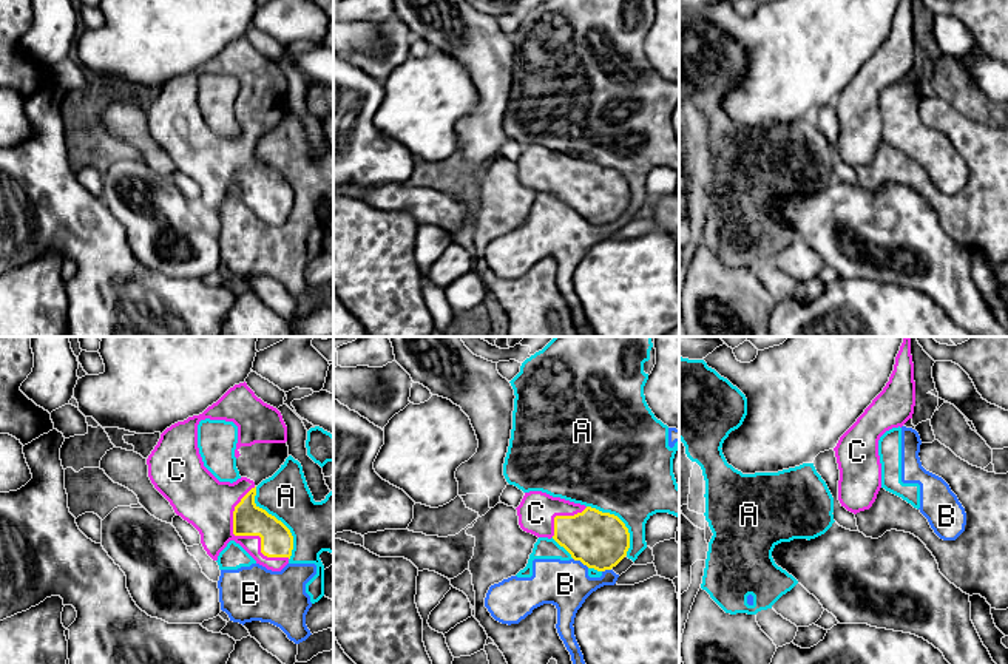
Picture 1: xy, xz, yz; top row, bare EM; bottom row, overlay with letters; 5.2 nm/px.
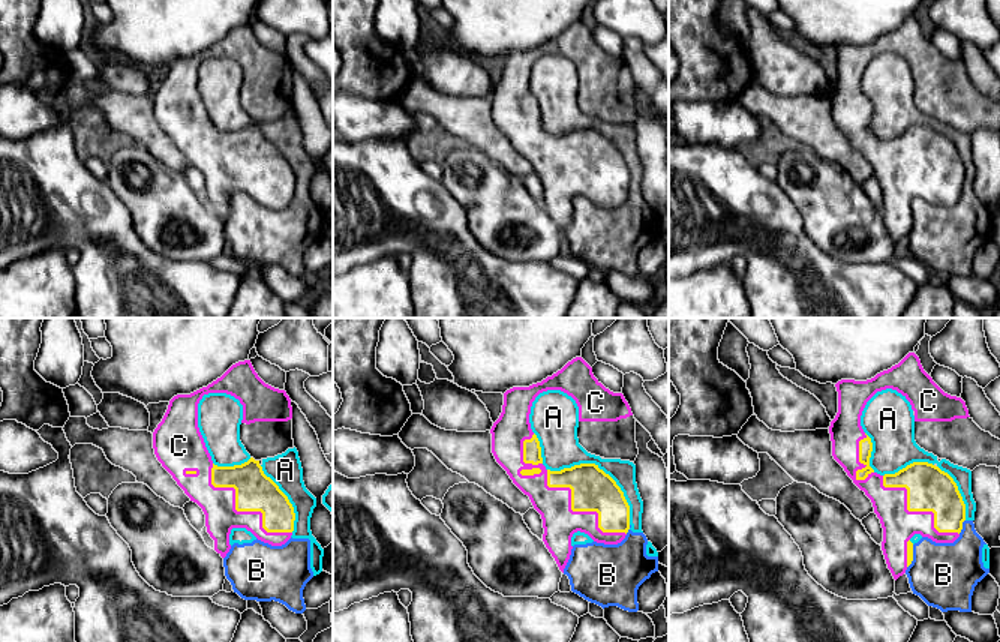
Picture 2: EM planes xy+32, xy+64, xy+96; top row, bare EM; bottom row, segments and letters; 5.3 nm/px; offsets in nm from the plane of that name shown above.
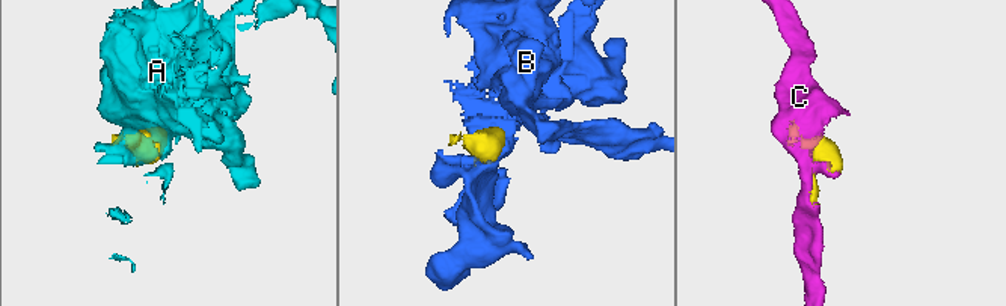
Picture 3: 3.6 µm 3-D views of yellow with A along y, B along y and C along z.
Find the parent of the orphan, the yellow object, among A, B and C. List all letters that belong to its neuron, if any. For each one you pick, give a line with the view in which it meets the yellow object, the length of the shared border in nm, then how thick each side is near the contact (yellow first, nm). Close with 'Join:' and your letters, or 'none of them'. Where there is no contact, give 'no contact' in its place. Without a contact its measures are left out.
C: contact in xy; length 420 nm; calibres 170 and 280 nm
Join: C

